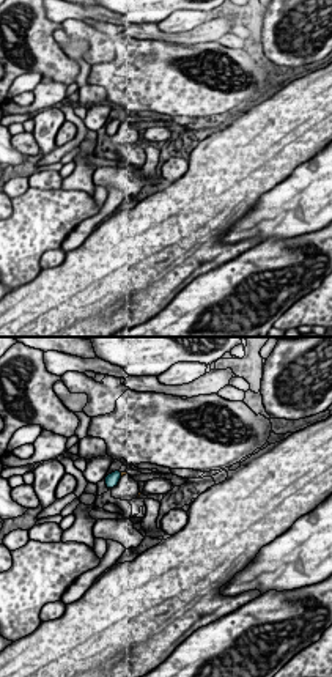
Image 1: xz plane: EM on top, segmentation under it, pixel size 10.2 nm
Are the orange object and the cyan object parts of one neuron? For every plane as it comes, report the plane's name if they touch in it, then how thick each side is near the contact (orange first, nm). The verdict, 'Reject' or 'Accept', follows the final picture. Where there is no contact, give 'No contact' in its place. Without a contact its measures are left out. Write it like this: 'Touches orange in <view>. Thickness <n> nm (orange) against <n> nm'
Touches orange in xz. Thickness 30 nm (orange) against 130 nm

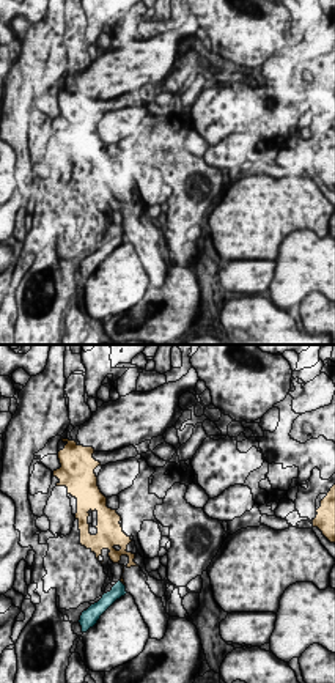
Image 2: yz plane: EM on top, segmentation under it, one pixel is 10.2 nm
Touches orange in yz. Thickness 50 nm (orange) against 140 nm

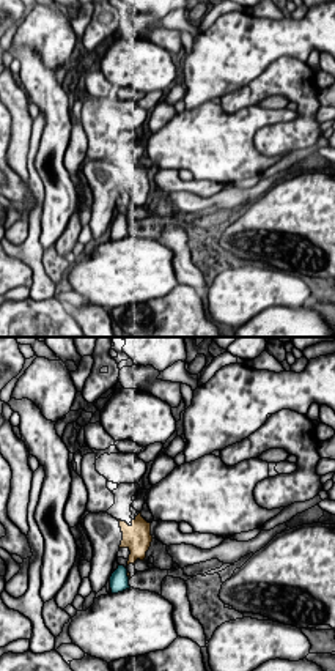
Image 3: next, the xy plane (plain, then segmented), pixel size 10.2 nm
Touches orange in xy. Thickness 30 nm (orange) against 190 nm

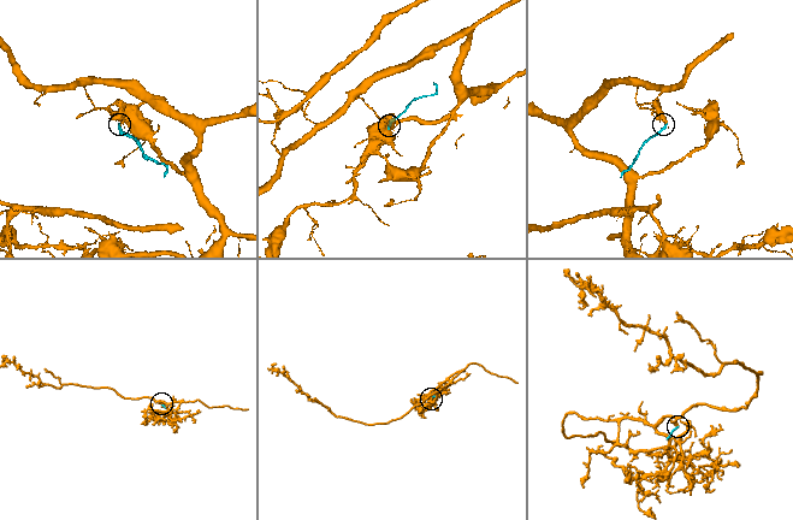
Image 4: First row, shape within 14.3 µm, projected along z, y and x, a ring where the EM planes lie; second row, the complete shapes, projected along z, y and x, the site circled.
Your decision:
Reject

